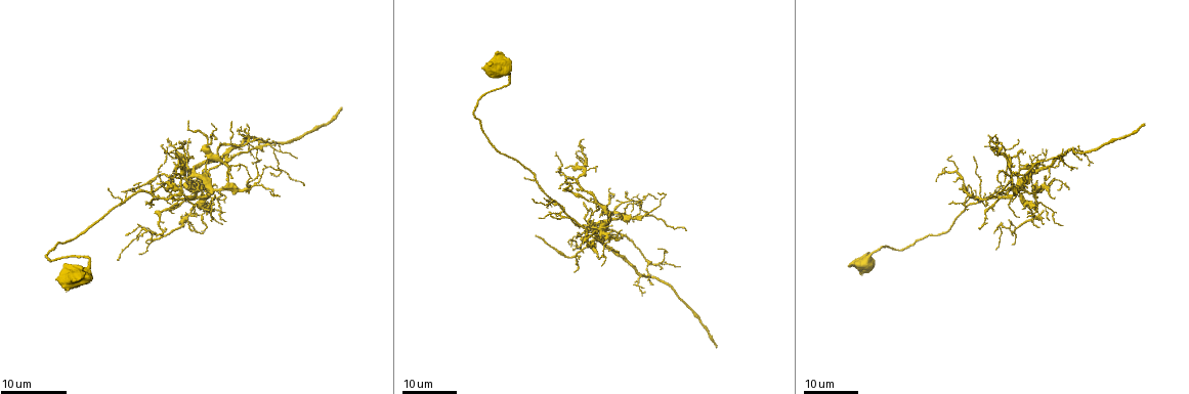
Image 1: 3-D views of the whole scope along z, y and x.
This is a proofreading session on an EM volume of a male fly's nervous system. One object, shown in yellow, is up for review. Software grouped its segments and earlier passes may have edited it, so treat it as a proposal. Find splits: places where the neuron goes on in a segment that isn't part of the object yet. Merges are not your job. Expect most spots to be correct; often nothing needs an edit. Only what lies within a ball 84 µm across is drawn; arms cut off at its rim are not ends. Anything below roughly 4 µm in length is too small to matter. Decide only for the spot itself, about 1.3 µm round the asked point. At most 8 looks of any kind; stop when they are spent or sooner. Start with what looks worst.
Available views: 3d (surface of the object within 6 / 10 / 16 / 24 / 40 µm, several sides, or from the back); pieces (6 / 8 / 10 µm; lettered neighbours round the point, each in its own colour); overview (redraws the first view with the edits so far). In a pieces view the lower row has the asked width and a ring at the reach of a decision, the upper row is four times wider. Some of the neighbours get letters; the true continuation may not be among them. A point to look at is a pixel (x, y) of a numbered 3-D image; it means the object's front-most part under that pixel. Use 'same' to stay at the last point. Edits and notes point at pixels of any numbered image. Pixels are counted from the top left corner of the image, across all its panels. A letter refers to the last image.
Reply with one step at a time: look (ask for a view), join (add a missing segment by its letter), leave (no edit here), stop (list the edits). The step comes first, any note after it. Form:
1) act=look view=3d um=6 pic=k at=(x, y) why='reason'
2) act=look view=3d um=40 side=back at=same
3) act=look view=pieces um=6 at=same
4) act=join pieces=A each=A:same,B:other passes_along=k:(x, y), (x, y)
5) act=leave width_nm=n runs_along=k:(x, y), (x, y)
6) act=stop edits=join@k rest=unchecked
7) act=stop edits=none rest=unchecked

act=look view=3d um=24 pic=1 at=(181, 141) why='an open end'

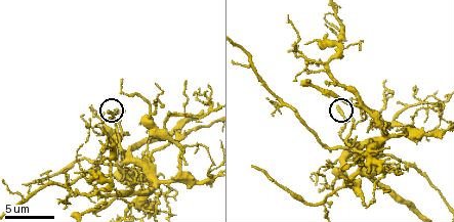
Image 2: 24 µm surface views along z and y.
act=look view=pieces um=10 pic=2 at=(340, 106) why='see the neighbours'

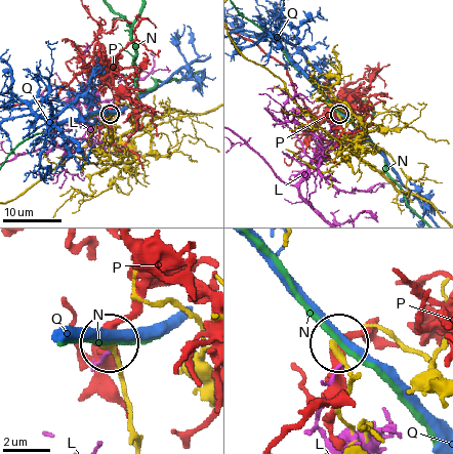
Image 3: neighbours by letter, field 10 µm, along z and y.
act=leave width_nm=260 each=L:other,N:other,P:other,Q:other runs_along=3:(134, 441), (123, 372), (106, 344) found='no lettered segment goes on from it'

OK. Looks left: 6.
act=look view=pieces um=8 pic=2 at=(253, 167) why='free end'

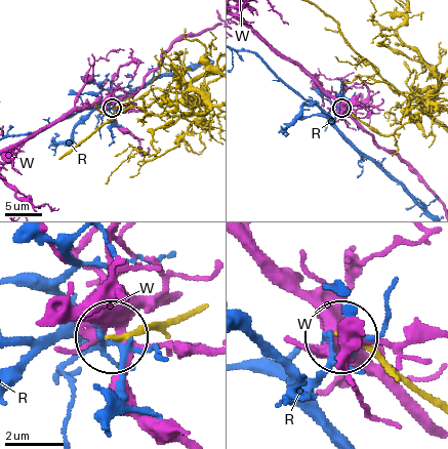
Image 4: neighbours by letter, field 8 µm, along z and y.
act=leave each=R:other,W:other runs_along=4:(185, 314), (113, 338) found='no lettered segment goes on from it'

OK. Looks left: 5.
act=look view=pieces um=10 pic=2 at=(186, 81) why='branch stops here'

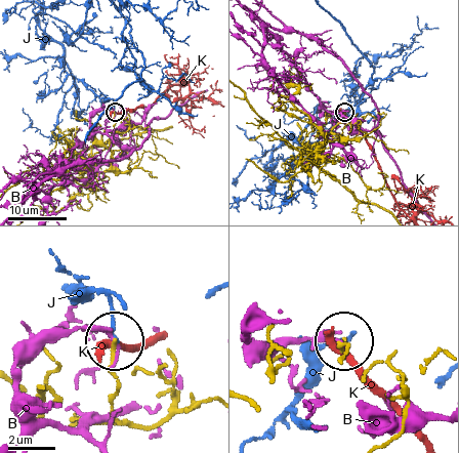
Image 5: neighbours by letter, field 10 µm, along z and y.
act=leave width_nm=160 each=B:other,J:other,K:other found='none of them fits'

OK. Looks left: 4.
act=look view=3d um=24 pic=1 at=(565, 182) why='branch stops here'

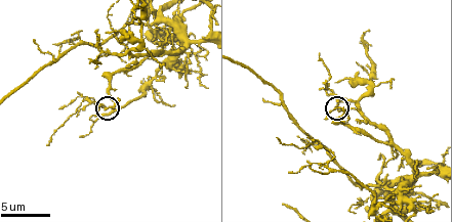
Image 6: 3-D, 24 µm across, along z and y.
act=look view=pieces um=8 pic=6 at=(337, 108) why='see the neighbours'

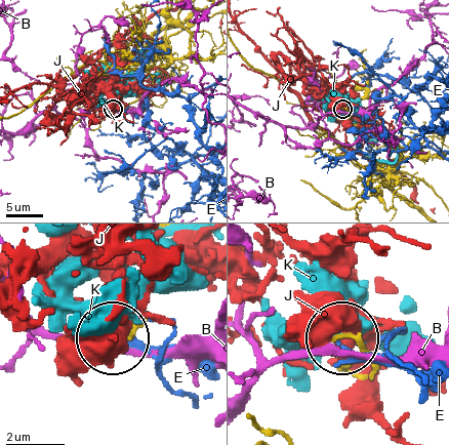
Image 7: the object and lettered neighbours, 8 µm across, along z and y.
act=leave each=B:other,E:other,J:other,K:other found='none of them fits'

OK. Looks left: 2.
act=stop edits=none rest=unchecked

